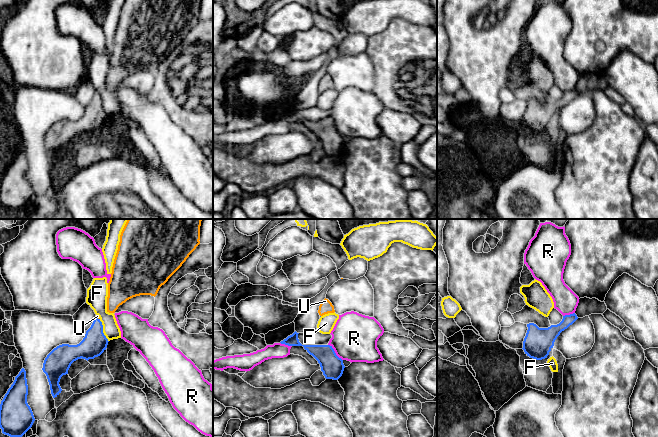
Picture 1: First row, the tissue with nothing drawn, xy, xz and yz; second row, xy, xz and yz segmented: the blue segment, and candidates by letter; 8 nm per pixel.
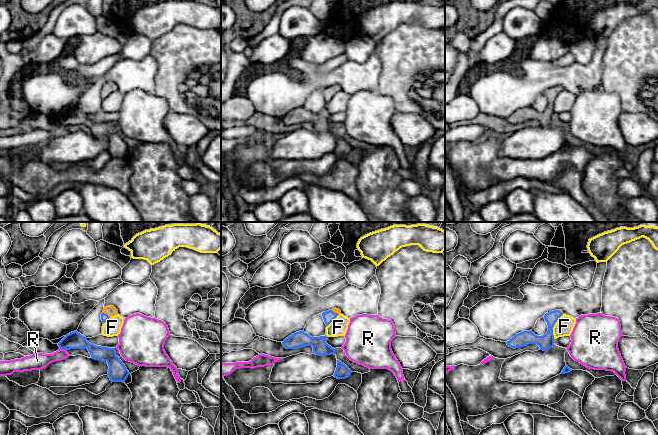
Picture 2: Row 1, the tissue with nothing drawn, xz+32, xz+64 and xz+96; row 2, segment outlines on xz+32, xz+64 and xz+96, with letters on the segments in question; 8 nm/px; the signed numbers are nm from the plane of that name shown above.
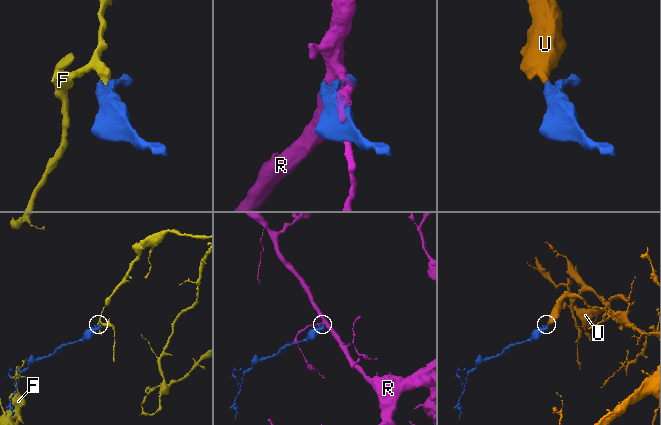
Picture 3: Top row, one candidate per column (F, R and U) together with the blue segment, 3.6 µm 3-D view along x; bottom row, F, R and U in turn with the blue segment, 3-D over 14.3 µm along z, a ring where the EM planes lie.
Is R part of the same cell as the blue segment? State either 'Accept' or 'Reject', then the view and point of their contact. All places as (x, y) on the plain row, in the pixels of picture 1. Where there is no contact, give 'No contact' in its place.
Reject. Touches blue at xz (334, 128)

